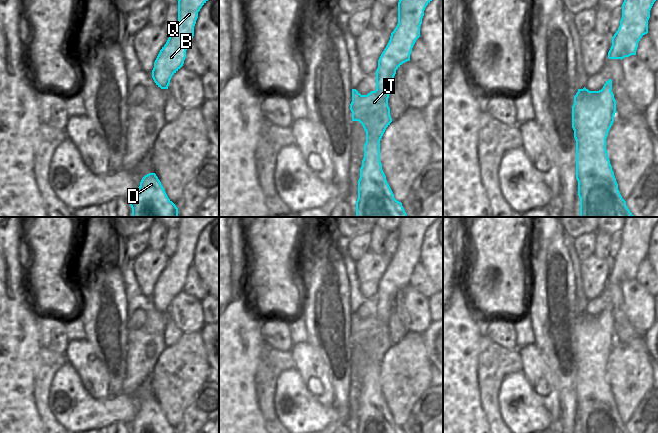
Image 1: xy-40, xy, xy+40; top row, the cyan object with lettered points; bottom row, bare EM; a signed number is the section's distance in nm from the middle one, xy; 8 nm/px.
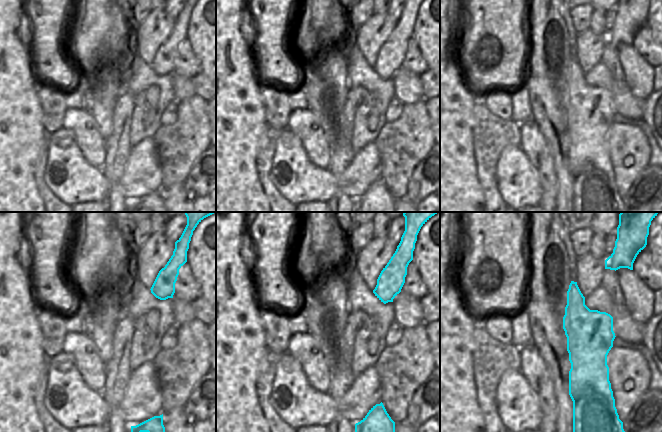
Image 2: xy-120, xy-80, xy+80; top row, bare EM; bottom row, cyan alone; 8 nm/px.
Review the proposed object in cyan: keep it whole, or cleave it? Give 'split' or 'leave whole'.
split

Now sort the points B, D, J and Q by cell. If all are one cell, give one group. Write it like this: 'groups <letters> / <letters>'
groups B Q / D J

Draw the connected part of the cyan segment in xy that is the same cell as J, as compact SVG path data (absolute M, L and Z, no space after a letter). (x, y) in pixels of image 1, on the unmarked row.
M352 313L352 345L359 345L366 356L356 433L404 433L394 422L380 386L380 364L392 346L388 322L379 313L367 319Z

